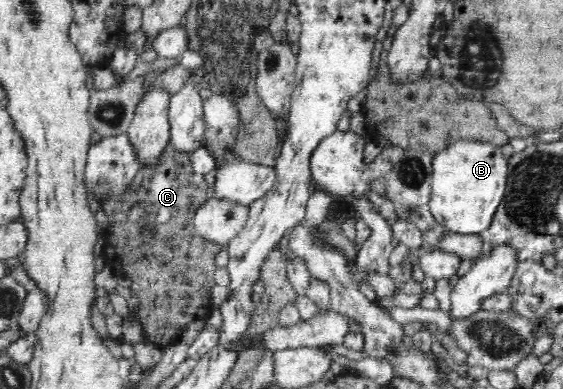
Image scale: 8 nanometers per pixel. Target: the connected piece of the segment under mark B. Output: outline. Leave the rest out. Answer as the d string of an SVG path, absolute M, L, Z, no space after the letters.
M457 140L446 146L433 159L431 213L450 232L480 234L489 229L505 195L508 179L508 160L501 148L479 140Z

